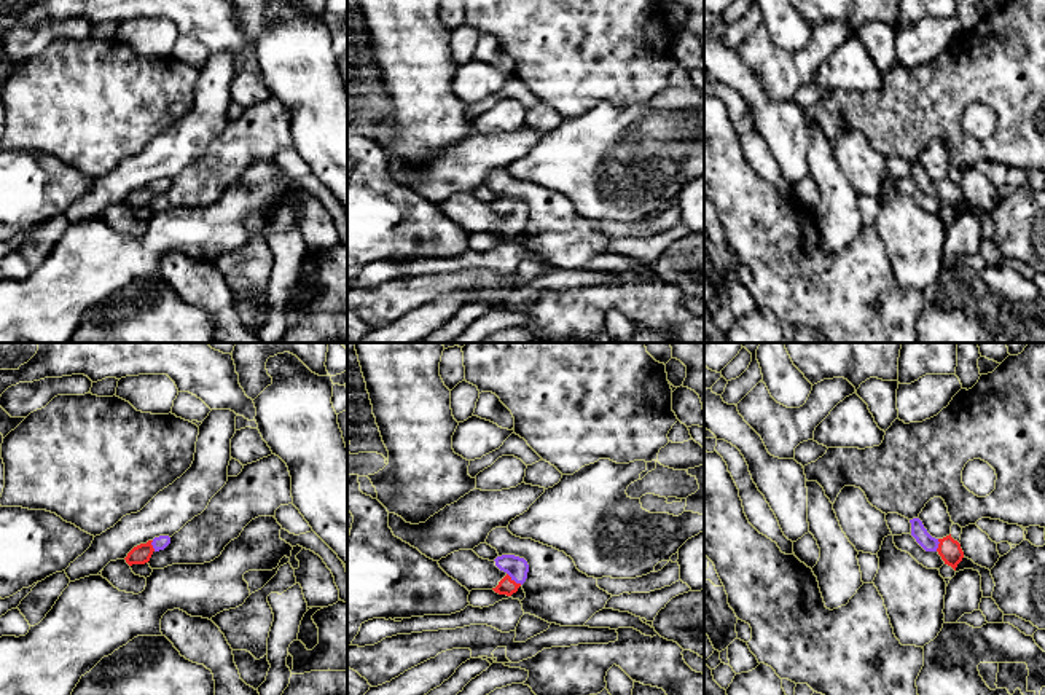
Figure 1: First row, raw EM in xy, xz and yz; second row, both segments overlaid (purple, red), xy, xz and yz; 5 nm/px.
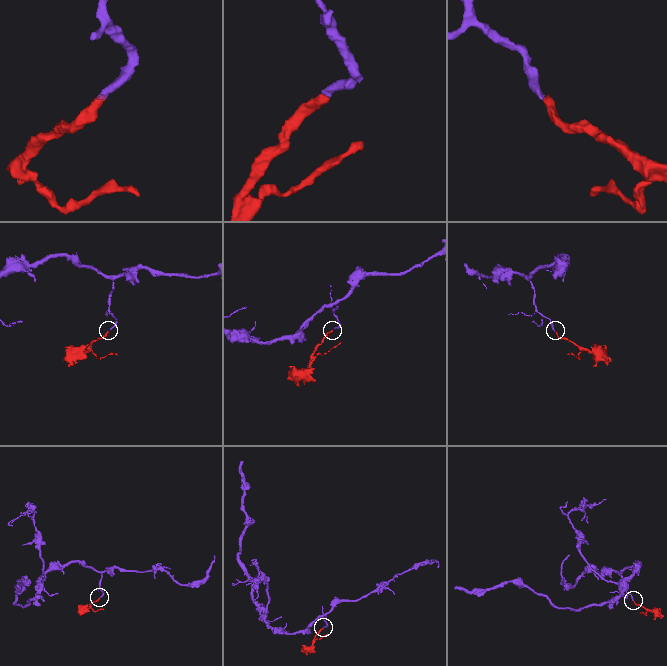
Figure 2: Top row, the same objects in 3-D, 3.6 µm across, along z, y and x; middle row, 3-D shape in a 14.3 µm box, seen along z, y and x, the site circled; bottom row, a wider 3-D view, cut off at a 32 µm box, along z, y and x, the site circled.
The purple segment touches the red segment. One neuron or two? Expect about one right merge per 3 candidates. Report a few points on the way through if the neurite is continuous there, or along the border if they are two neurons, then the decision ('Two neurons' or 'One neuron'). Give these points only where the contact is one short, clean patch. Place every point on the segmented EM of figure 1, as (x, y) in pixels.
Path across: xz (516, 568), (515, 581), (507, 587). One neuron

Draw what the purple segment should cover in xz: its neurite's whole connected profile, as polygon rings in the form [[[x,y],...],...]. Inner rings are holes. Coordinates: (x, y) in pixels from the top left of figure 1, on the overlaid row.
[[[502,555],[497,556],[494,561],[495,566],[507,575],[492,590],[499,595],[511,596],[526,582],[529,564],[524,558],[515,555]]]

